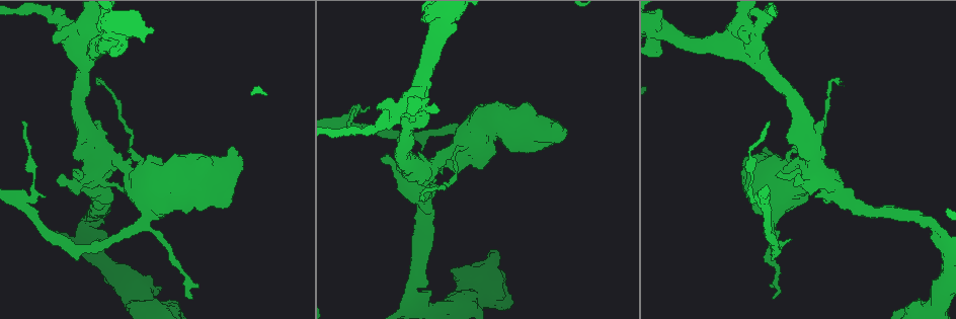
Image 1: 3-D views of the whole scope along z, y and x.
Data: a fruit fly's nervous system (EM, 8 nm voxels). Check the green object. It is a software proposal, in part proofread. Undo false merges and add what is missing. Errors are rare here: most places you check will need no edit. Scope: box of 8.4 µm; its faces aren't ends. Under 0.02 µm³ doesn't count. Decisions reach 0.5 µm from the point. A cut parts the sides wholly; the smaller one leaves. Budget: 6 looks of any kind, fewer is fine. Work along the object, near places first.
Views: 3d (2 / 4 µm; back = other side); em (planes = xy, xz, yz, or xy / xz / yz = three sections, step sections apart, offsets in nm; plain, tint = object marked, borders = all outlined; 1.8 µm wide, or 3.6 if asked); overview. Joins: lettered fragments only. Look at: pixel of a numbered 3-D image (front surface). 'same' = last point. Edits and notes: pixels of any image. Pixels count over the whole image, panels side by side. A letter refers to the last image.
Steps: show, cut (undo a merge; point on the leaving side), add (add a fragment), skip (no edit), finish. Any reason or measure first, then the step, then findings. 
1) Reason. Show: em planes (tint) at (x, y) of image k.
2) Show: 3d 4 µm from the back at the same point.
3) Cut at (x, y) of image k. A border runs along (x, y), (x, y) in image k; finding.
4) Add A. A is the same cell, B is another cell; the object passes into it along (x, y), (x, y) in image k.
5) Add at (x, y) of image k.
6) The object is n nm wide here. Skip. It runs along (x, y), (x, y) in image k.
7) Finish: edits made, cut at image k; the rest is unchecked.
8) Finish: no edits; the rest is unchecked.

Stops while still wide. Show: em planes (plain) at (102, 230) of image 1.

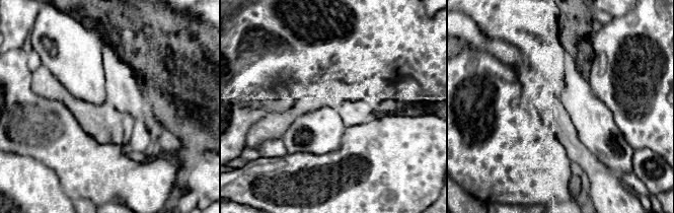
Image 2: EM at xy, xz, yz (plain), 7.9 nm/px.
Show: em planes (borders) at the same point.

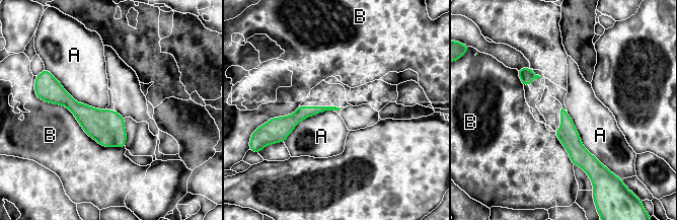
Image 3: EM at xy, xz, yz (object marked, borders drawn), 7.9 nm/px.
Skip. A and B are other cells; no lettered fragment goes on from it.

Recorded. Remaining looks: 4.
Stops while still wide. Show: em yz step 4 (tint) at (555, 125) of image 1.

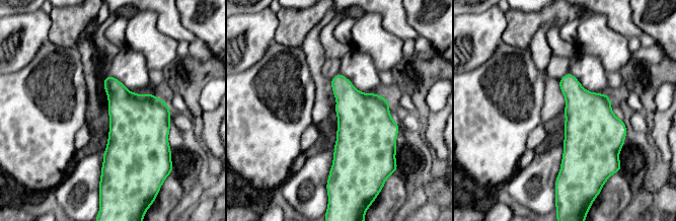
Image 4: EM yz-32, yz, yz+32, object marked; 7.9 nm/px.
Cut it another way. Show: em planes (tint) at the same point.

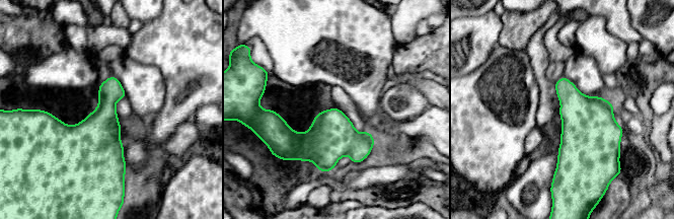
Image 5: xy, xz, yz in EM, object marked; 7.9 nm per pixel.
What lies round it. Show: em planes (borders) at the same point.

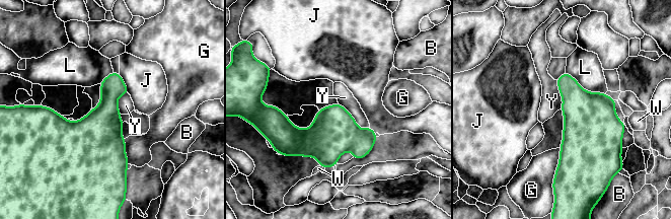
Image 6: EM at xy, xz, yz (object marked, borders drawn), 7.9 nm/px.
Skip. B, G, J, L, W and Y are other cells; a border runs along (338, 101), (360, 128), (369, 127) in image 6; none of them fits.

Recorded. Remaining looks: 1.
Finish: no edits; the rest is unchecked.

